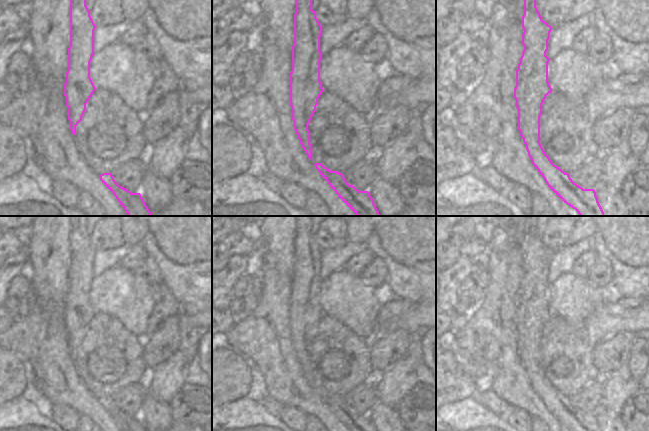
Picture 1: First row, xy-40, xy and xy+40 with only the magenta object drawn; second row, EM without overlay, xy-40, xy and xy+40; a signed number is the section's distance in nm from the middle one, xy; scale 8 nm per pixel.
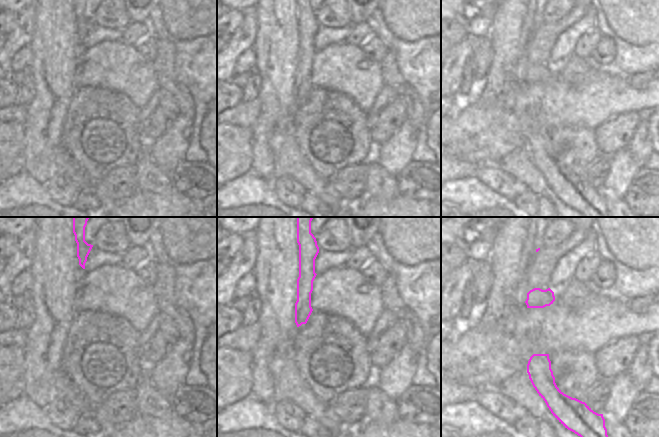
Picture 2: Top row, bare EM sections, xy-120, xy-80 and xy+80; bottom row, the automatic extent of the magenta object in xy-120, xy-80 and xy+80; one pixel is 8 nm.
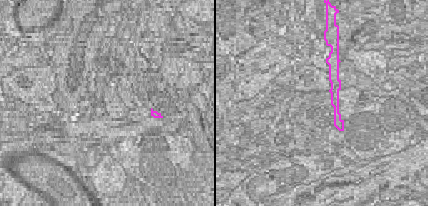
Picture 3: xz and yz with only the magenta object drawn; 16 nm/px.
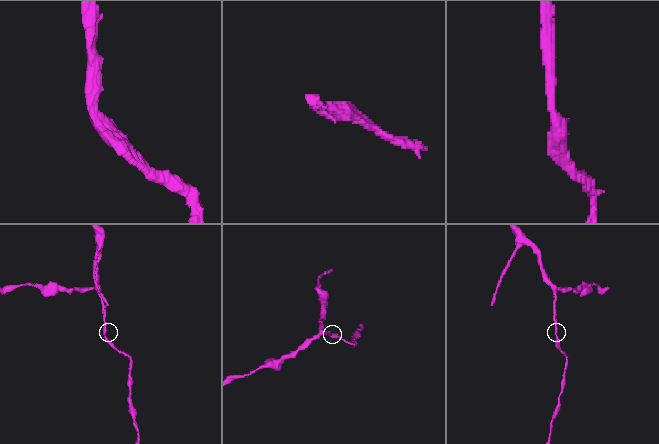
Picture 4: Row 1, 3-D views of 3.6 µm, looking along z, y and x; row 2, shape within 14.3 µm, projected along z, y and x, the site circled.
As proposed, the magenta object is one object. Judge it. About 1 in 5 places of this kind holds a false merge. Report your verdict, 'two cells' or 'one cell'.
one cell

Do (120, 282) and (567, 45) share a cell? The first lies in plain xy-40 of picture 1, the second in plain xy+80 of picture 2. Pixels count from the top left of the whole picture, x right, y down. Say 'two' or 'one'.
two

